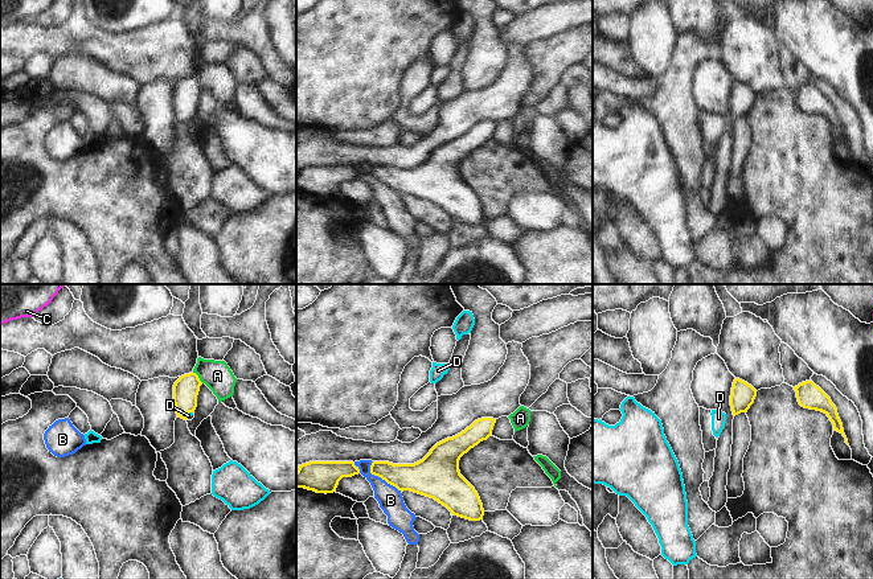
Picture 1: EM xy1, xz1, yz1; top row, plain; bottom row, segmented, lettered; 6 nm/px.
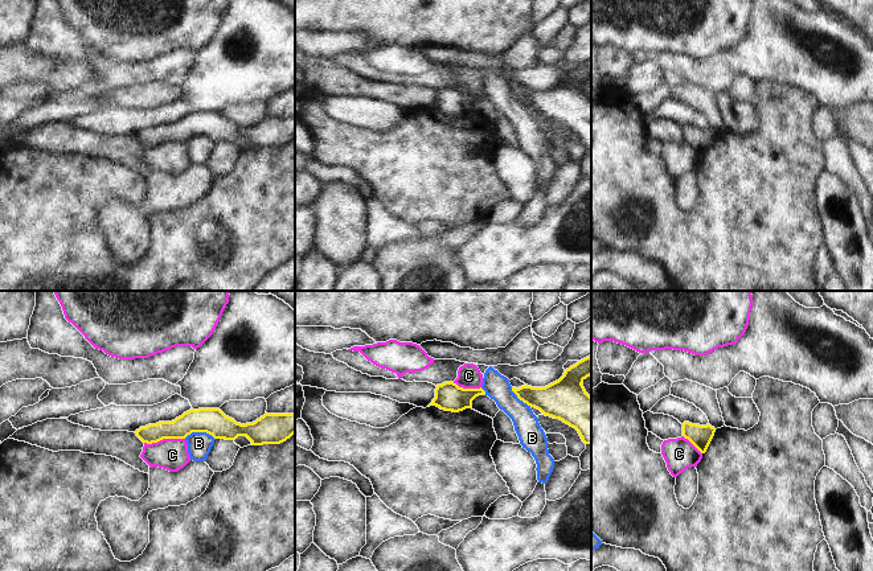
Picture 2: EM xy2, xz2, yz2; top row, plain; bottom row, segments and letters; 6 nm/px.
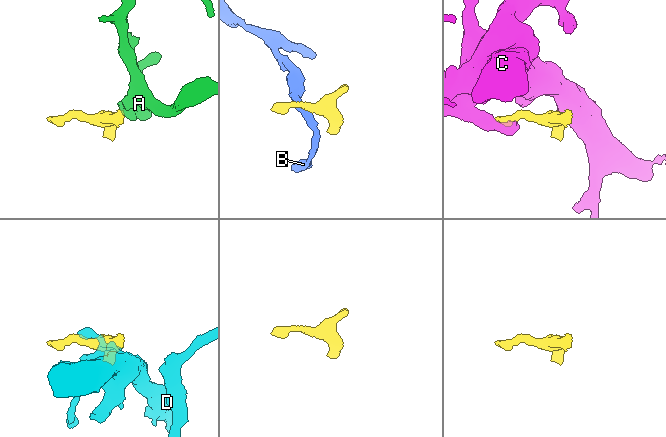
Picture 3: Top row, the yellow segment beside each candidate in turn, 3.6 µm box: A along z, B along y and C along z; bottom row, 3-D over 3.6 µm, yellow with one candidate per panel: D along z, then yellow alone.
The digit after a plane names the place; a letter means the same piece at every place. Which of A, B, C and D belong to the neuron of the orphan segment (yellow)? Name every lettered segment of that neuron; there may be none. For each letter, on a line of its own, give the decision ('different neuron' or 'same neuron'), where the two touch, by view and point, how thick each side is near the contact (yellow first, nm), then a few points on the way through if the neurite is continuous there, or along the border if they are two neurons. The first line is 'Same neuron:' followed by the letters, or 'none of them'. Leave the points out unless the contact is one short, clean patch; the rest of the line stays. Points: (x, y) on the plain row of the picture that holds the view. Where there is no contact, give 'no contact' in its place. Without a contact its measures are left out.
Same neuron: D
A: different neuron; meets yellow in xy1 at (197, 81); 160 nm thick on the yellow side, 180 nm on the other; border along xy1 (193, 76), (203, 86)
B: different neuron; meets yellow in xz1 at (381, 181); 200 nm thick on the yellow side, 150 nm on the other; border along xz1 (371, 167), (372, 177), (401, 194)
C: different neuron; meets yellow in xy2 at (164, 142); 140 nm thick on the yellow side, 190 nm on the other; border along xy2 (184, 142), (163, 142), (156, 146), (144, 147)
D: same neuron; meets yellow in xy1 at (188, 116); 160 nm thick on the yellow side, 30 nm on the other; runs through xy1 (185, 93), (188, 116), (188, 119)

